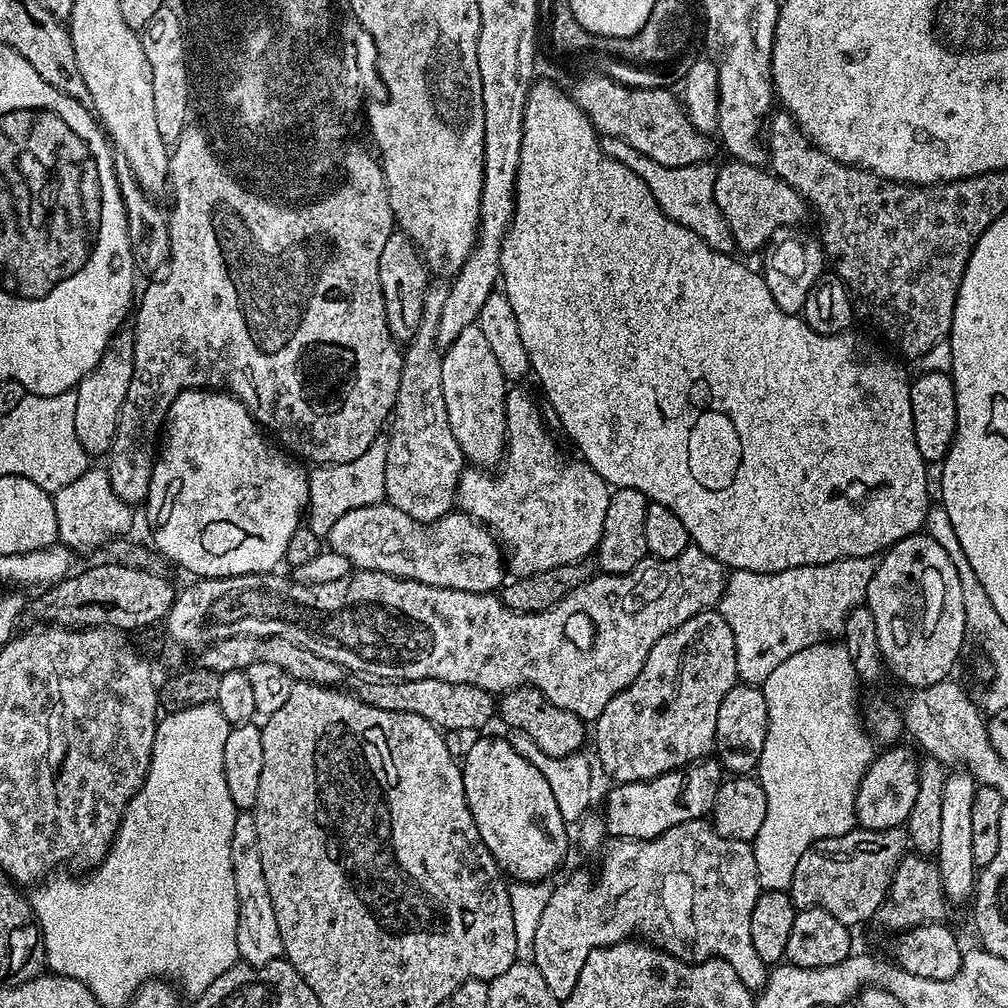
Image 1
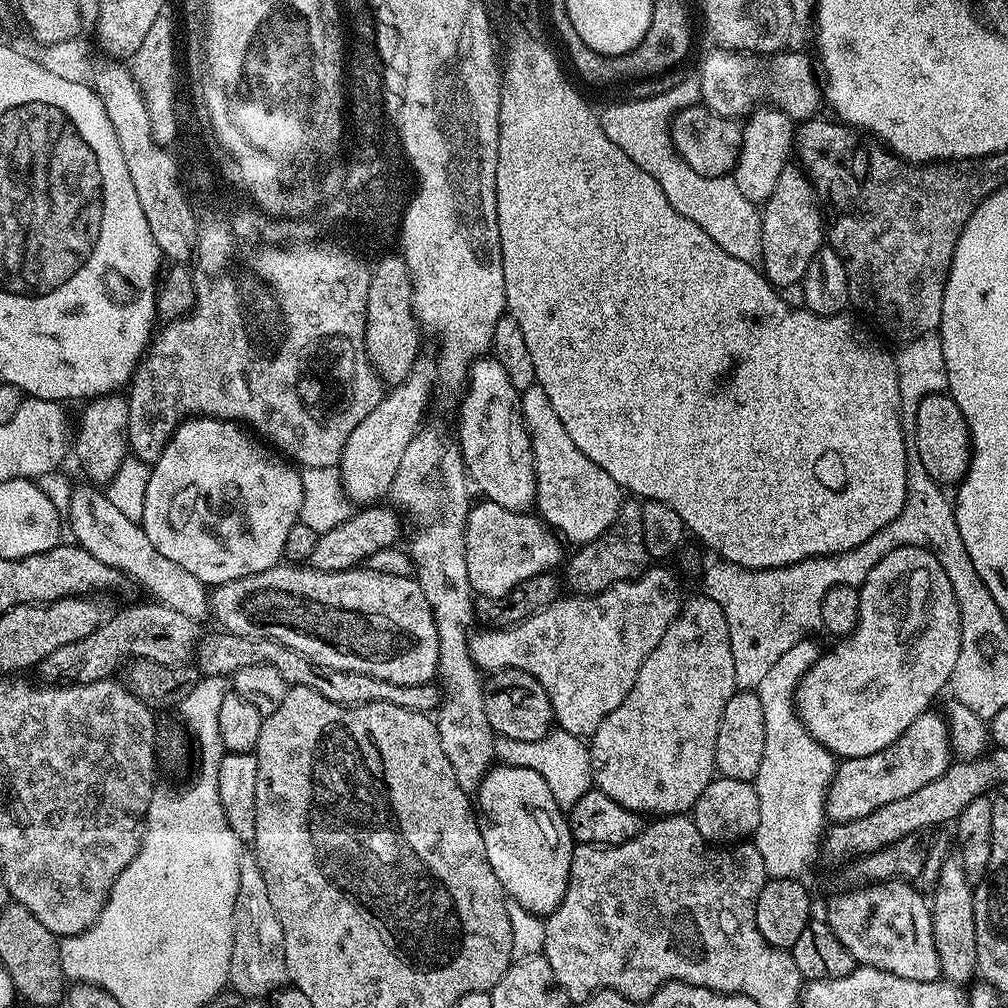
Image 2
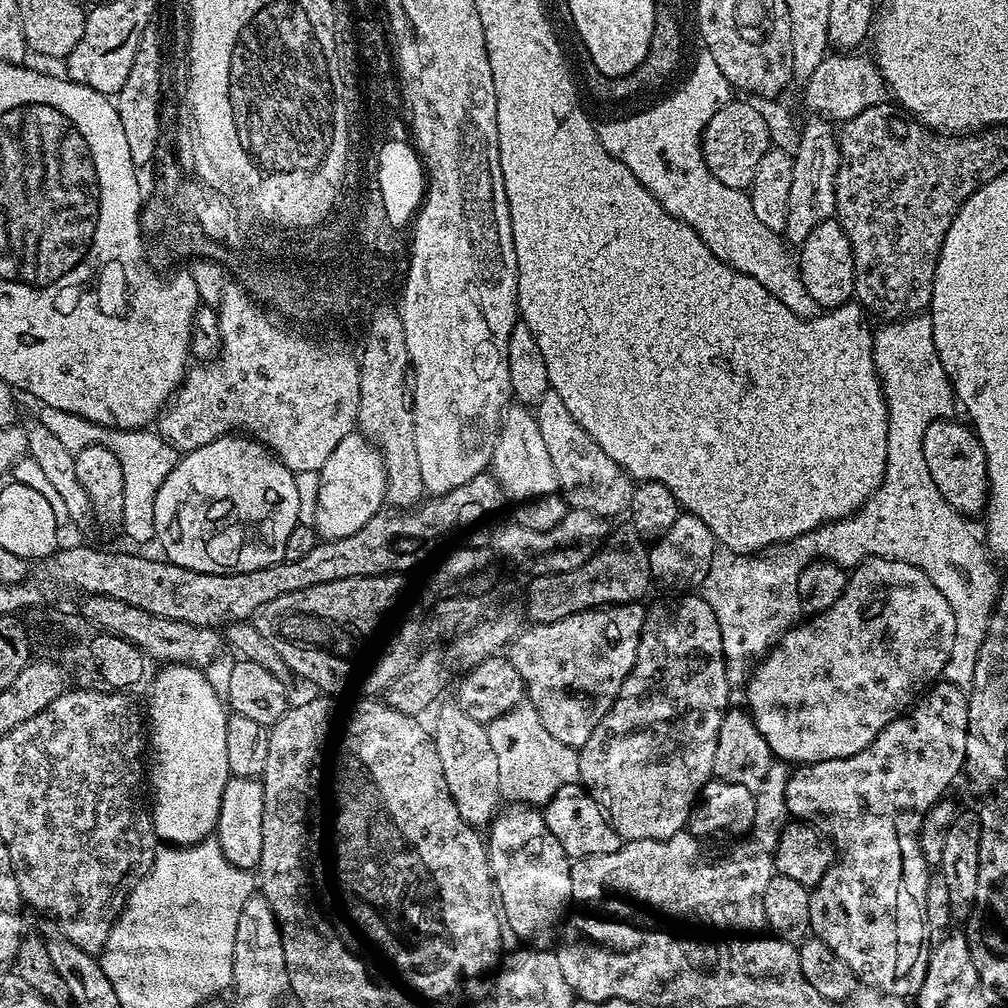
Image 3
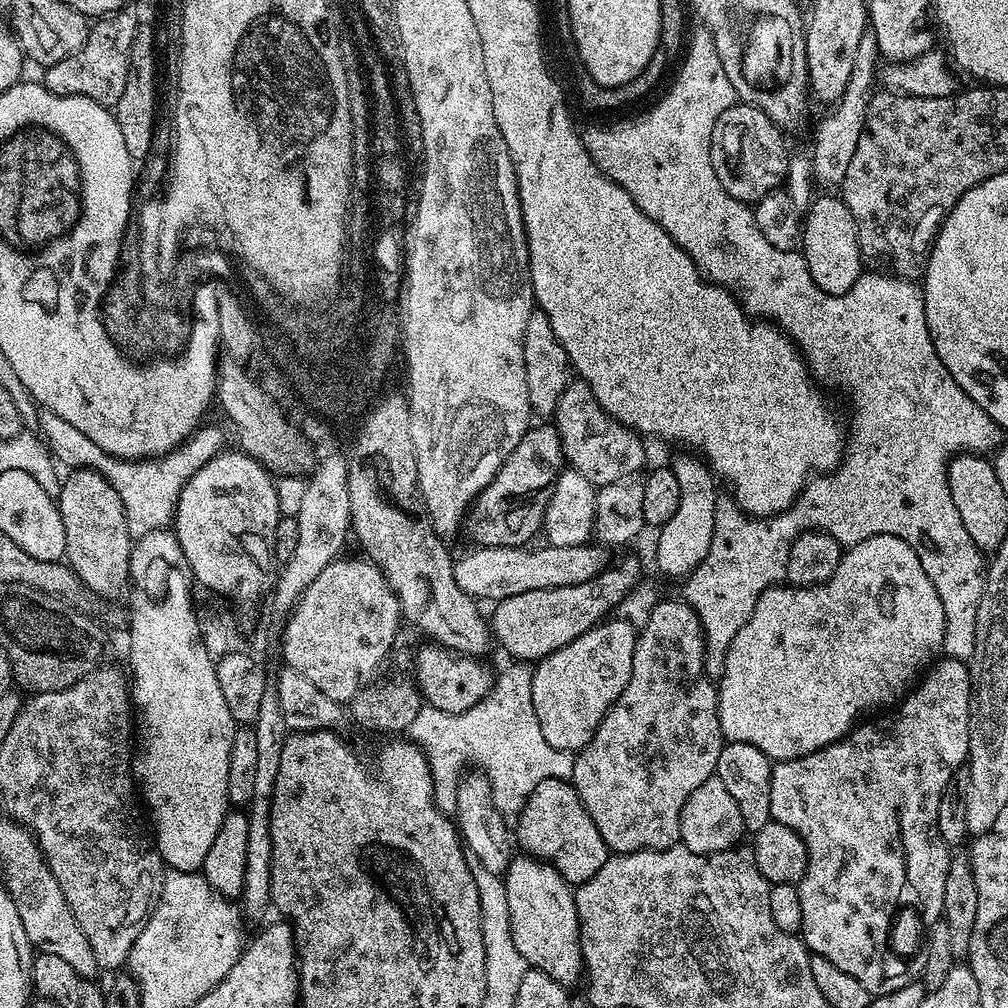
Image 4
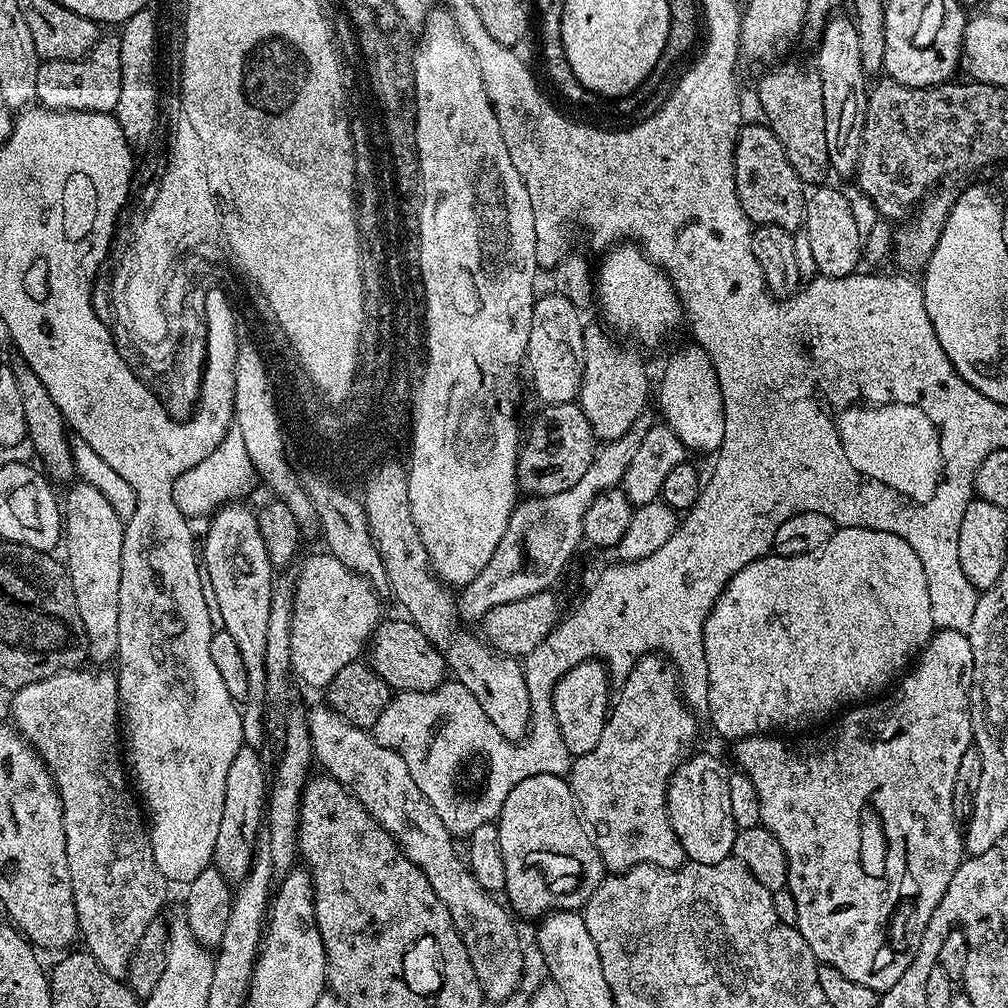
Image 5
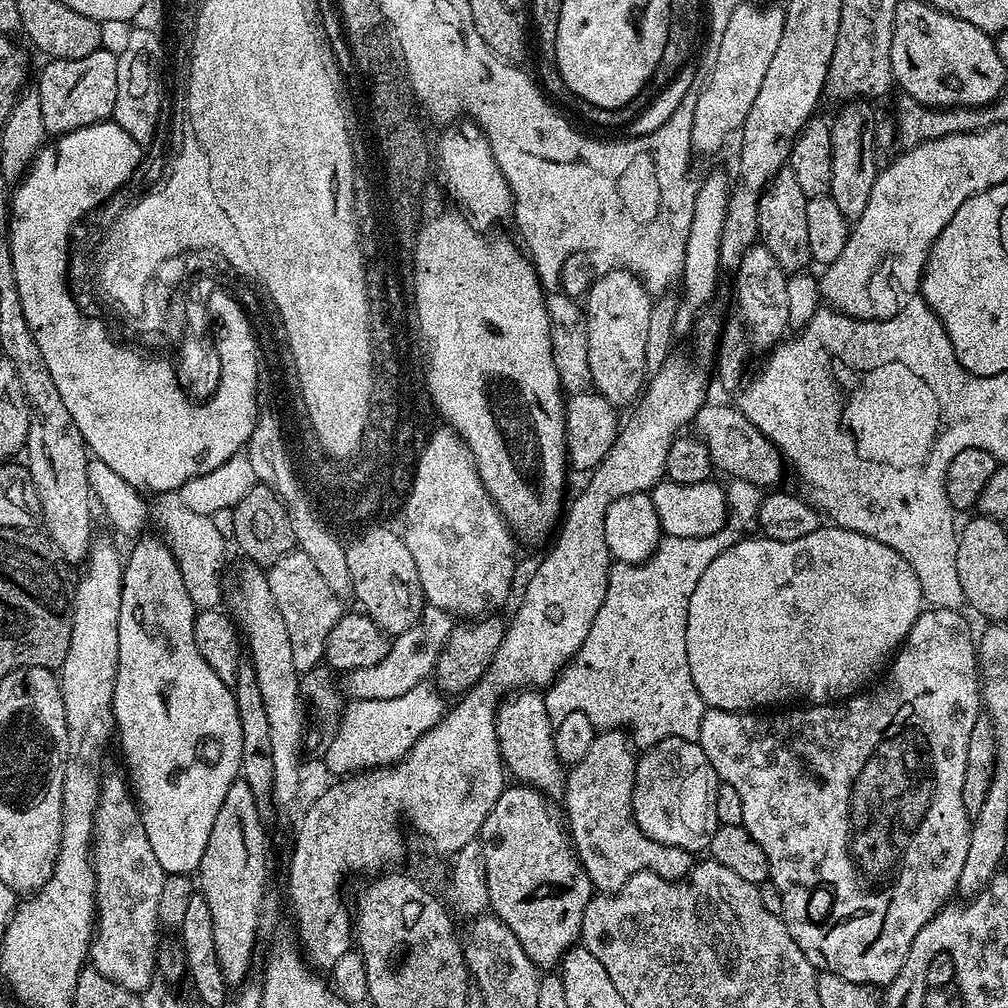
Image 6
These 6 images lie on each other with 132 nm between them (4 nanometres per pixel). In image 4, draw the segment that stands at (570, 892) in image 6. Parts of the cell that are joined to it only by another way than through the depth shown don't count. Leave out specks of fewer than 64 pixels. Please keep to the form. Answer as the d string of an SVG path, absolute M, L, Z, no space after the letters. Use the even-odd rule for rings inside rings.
M547 780L538 782L528 795L524 808L518 813L517 824L514 824L514 836L525 853L551 864L562 874L566 884L579 886L585 884L608 861L610 855L598 826L582 806L576 789L568 780Z

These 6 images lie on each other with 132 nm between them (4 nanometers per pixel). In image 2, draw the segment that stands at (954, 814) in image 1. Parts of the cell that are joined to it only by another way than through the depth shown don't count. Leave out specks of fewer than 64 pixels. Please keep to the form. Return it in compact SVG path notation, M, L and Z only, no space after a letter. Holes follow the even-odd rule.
M945 859L938 882L931 889L932 933L938 950L943 979L961 986L967 985L976 972L976 927L974 926L974 886L966 878L959 859Z

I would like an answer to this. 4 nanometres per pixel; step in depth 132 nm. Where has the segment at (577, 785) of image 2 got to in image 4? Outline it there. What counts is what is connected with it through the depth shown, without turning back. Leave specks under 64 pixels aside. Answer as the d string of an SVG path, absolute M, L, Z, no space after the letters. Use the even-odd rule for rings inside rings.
M512 662L509 663L509 668L504 673L495 677L492 691L489 692L488 697L482 702L478 702L474 706L470 706L470 710L466 710L462 714L446 714L442 710L437 708L430 708L427 706L421 706L418 710L417 717L414 718L414 722L409 724L406 736L411 743L415 744L420 752L426 758L426 762L430 766L432 771L432 795L436 798L436 805L445 810L452 810L456 807L456 786L462 779L462 771L460 767L463 766L467 760L473 760L474 763L480 764L479 771L483 775L488 777L488 785L492 787L492 801L494 806L499 812L505 814L518 814L523 810L524 804L528 800L528 795L534 790L534 786L538 786L538 782L546 782L547 780L568 780L574 770L574 762L576 761L575 755L570 752L559 752L554 746L550 746L546 742L546 738L542 738L542 730L540 729L540 723L538 722L538 714L534 714L534 702L532 701L532 669L533 665L528 662Z

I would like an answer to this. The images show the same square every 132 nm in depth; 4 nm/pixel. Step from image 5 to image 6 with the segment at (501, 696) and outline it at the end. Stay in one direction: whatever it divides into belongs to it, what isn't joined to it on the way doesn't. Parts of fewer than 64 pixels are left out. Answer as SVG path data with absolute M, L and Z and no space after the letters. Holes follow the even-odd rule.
M520 690L509 695L496 709L496 741L500 743L500 759L513 781L529 788L537 788L549 798L561 795L565 765L556 753L556 733L548 717L543 695L536 690Z

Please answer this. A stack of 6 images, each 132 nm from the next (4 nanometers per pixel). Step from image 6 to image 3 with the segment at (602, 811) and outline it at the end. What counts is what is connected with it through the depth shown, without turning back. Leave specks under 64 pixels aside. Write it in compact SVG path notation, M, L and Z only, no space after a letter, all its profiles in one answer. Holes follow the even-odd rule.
M668 594L665 600L656 600L647 605L644 614L644 629L638 642L638 654L626 682L622 682L622 690L610 706L606 718L598 722L594 734L586 746L578 749L578 770L580 771L579 783L587 788L588 793L598 802L598 806L608 815L608 821L618 830L618 834L625 842L629 840L665 840L674 834L685 831L688 819L692 817L692 807L700 798L700 791L707 786L708 781L713 779L714 749L718 747L718 730L722 726L724 713L730 707L728 691L730 685L726 678L726 662L724 661L724 650L722 648L722 630L718 626L718 618L714 610L710 610L710 602L706 602L700 594Z

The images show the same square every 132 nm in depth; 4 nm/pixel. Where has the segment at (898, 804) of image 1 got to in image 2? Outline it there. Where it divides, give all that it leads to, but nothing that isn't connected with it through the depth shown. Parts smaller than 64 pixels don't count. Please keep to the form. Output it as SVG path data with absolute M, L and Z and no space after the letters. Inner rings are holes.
M939 711L923 712L914 718L914 722L910 722L910 726L906 726L906 734L886 746L886 750L878 750L878 754L866 754L862 758L839 761L824 803L827 819L843 822L869 816L882 806L898 798L906 798L914 794L914 790L926 786L926 782L938 778L953 760L948 721Z

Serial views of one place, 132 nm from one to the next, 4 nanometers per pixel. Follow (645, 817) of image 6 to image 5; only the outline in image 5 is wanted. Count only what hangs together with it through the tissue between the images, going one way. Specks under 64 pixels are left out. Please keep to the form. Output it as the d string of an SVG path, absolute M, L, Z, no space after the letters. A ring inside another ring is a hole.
M698 752L680 763L668 781L668 817L691 863L717 864L732 856L738 831L734 814L730 814L729 773L724 772L724 764L718 757Z

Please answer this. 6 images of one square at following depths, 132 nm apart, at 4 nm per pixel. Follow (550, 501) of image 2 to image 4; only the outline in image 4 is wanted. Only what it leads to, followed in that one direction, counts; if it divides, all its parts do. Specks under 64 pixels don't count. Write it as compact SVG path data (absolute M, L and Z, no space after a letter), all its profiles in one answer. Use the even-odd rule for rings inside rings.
M569 379L566 390L562 390L562 398L558 398L554 423L564 447L565 461L591 484L617 484L619 480L635 477L635 472L644 464L645 441L640 433L604 412L584 380Z

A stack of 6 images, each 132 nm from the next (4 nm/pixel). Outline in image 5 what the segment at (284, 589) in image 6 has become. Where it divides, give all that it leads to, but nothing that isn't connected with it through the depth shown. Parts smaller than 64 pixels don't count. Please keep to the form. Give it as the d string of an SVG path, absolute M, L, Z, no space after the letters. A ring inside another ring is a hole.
M327 554L310 557L295 581L290 634L292 672L302 683L324 690L342 666L359 661L367 649L382 619L380 596L370 581Z

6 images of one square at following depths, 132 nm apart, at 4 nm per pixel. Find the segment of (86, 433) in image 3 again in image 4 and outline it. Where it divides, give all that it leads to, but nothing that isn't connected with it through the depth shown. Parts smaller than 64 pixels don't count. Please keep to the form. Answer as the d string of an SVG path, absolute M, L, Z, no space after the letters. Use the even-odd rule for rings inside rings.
M41 409L39 431L48 451L59 465L64 464L70 470L94 469L110 482L122 501L123 513L126 514L126 530L129 530L134 540L151 532L167 529L173 523L176 503L186 482L190 482L190 478L194 478L194 474L198 474L198 470L202 470L202 466L206 466L210 458L225 451L227 445L222 429L201 426L166 455L153 456L150 460L124 460L107 455L82 430L75 429L70 422L53 411Z

